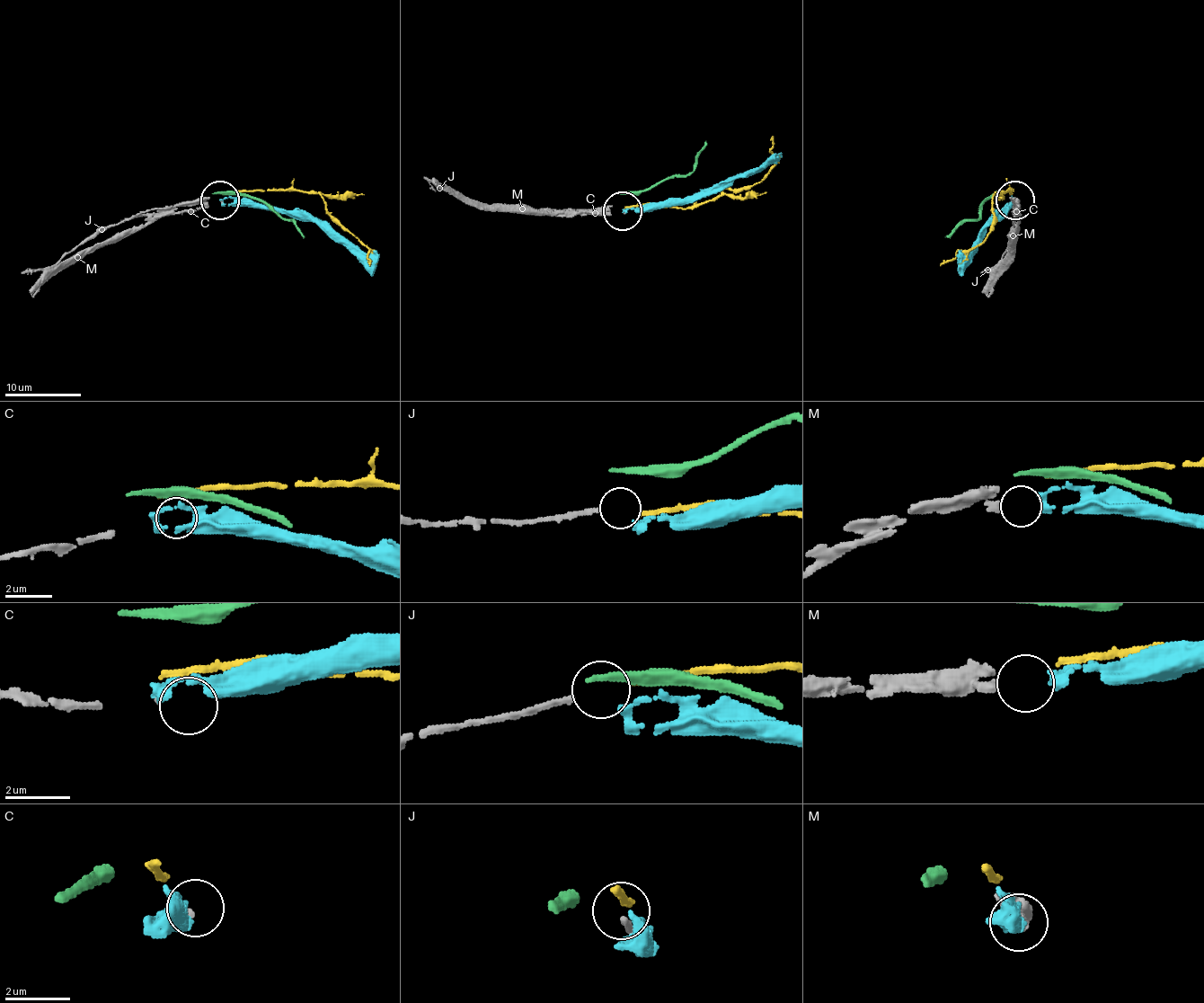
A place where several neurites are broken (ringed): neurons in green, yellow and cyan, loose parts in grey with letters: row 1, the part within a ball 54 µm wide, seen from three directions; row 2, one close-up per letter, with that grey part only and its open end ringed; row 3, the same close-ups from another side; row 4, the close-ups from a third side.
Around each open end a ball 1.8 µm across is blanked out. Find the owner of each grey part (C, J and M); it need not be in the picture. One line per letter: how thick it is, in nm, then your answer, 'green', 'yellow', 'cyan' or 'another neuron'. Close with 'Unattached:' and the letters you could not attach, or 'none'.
C: 80 nm thick; another neuron
J: 170 nm thick; yellow
M: 340 nm thick; cyan
Unattached: C

